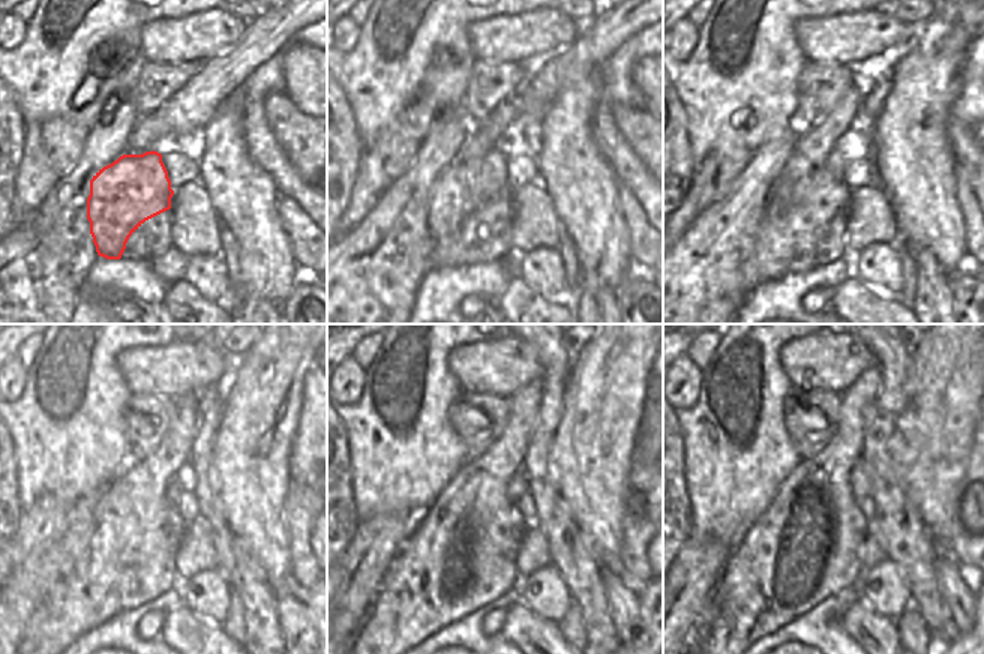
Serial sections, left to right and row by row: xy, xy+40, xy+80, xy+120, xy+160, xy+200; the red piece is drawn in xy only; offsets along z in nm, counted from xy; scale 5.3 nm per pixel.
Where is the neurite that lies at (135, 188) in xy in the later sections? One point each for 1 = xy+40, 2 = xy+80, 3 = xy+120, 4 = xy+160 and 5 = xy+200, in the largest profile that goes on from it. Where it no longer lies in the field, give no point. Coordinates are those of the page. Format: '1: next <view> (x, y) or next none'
1: next xy+40 (462, 188)
2: next xy+80 (836, 164)
3: next xy+120 (174, 489)
4: next xy+160 (518, 485)
5: next xy+200 (858, 479)

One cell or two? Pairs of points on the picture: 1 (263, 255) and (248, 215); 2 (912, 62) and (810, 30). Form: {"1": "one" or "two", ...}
{"1": "one", "2": "two"}

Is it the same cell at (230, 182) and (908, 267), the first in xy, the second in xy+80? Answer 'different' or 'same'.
different

